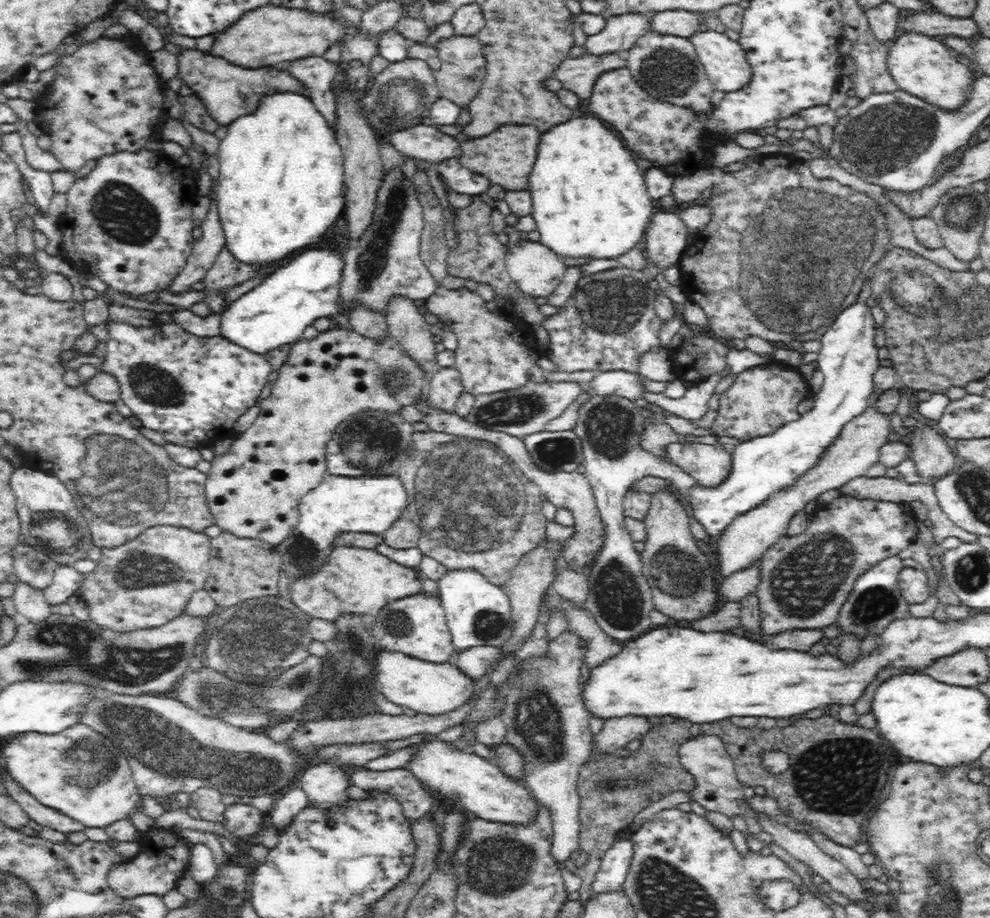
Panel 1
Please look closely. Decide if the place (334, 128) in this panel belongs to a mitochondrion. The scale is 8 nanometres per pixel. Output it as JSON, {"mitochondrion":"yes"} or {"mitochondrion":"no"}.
{"mitochondrion":"no"}

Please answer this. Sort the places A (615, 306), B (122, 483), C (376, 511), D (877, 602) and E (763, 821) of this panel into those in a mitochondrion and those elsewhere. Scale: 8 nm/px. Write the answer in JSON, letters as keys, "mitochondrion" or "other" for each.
{"A":"mitochondrion","B":"mitochondrion","C":"other","D":"mitochondrion","E":"other"}

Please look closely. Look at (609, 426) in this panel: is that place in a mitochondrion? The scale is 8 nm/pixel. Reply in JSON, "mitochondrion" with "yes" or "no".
{"mitochondrion":"yes"}

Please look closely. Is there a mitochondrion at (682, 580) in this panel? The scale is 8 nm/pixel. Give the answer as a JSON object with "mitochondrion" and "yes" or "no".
{"mitochondrion":"yes"}

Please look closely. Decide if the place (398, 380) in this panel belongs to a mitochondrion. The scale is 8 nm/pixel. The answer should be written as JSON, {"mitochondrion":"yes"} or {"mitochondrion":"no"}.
{"mitochondrion":"yes"}

